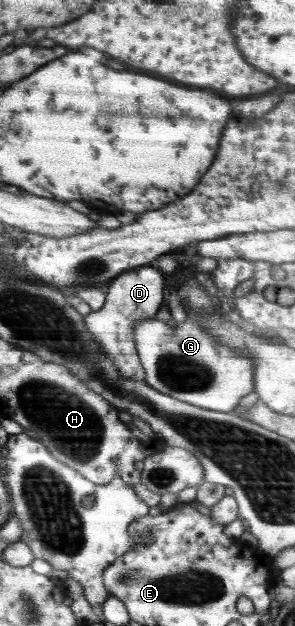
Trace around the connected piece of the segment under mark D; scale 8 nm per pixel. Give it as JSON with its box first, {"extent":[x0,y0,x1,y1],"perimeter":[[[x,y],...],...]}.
{"extent":[84,266,164,381],"perimeter":[[[150,266],[122,273],[110,281],[105,288],[106,297],[102,308],[98,312],[91,311],[84,317],[88,331],[92,332],[94,339],[97,340],[105,354],[113,359],[121,376],[128,380],[145,381],[145,367],[142,366],[140,354],[137,351],[134,331],[136,331],[137,322],[141,322],[146,316],[154,316],[158,308],[162,306],[164,302],[162,282],[164,282],[162,272]]]}

